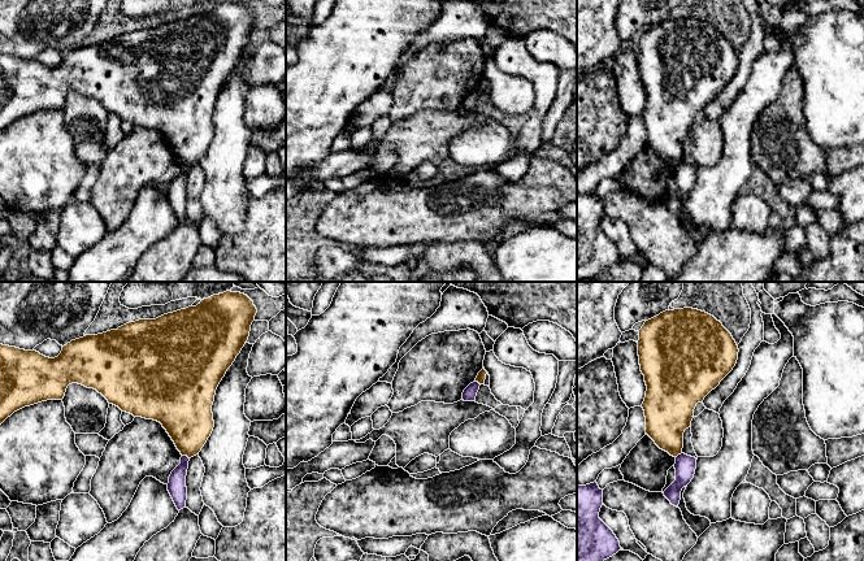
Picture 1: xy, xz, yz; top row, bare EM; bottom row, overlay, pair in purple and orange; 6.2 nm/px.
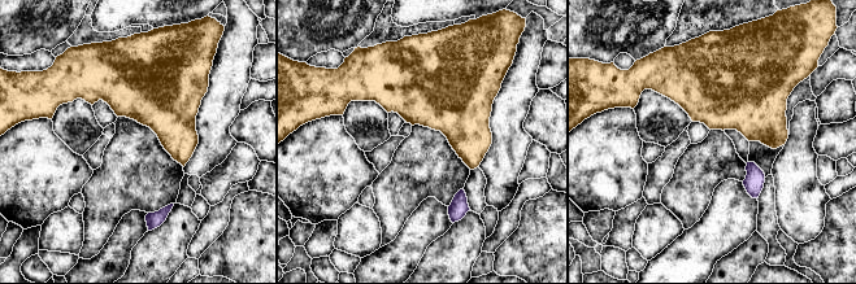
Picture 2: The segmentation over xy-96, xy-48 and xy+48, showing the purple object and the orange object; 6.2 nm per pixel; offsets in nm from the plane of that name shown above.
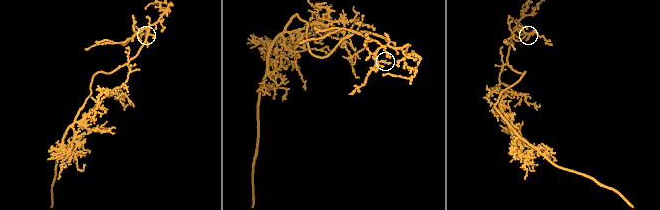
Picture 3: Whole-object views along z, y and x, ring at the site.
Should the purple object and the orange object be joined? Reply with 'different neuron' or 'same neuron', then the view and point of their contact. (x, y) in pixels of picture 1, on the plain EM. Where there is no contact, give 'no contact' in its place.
different neuron; meets purple in xy at (186, 165)

